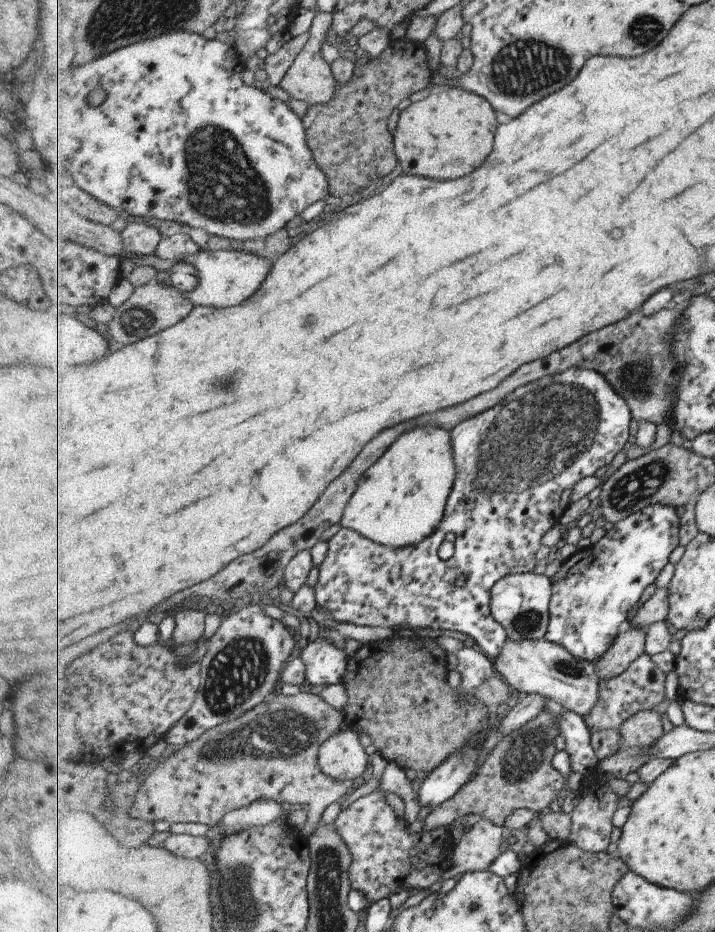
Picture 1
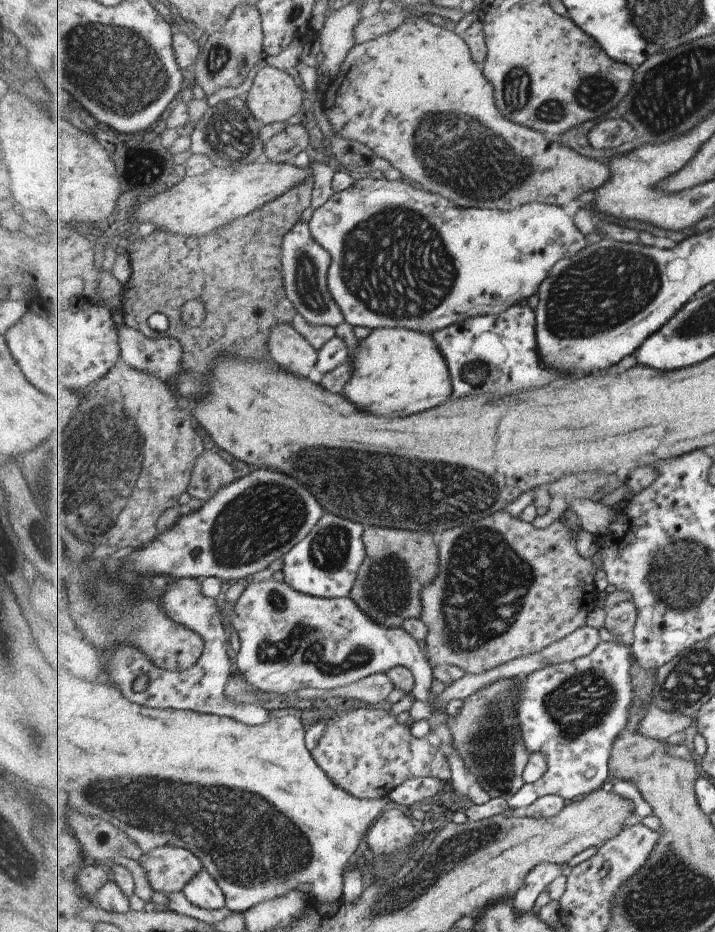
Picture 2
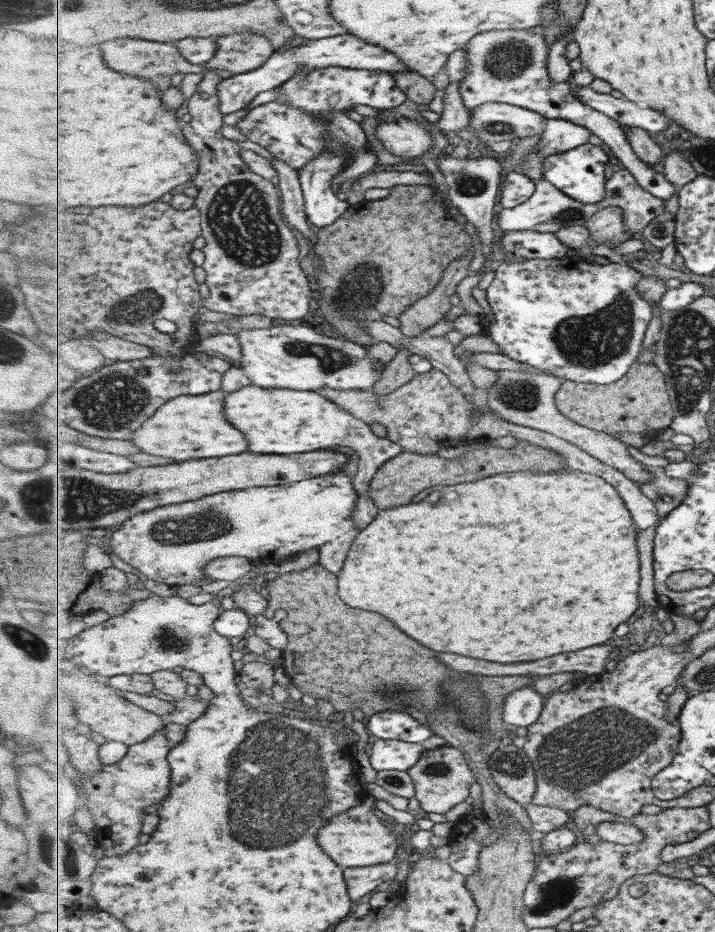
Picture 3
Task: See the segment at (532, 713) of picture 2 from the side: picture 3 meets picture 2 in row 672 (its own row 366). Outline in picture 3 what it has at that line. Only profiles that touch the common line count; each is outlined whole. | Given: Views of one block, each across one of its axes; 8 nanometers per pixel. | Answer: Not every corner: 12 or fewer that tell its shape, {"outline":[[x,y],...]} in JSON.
{"outline":[[583,256],[502,262],[484,331],[578,383],[621,380],[644,275]]}

